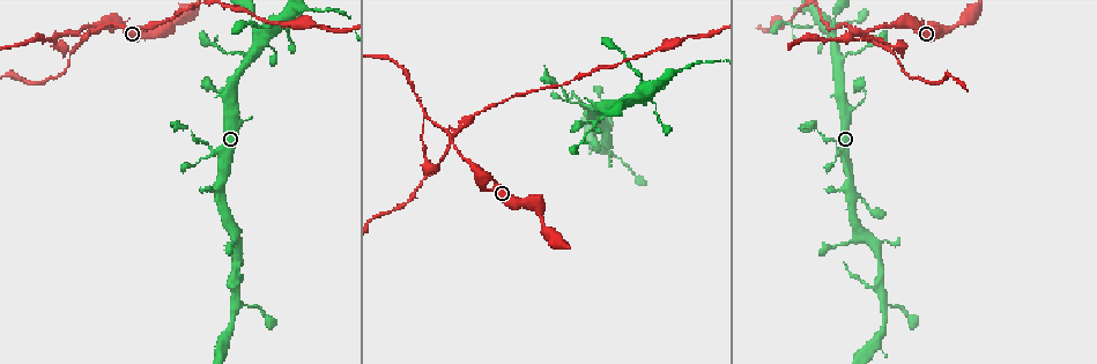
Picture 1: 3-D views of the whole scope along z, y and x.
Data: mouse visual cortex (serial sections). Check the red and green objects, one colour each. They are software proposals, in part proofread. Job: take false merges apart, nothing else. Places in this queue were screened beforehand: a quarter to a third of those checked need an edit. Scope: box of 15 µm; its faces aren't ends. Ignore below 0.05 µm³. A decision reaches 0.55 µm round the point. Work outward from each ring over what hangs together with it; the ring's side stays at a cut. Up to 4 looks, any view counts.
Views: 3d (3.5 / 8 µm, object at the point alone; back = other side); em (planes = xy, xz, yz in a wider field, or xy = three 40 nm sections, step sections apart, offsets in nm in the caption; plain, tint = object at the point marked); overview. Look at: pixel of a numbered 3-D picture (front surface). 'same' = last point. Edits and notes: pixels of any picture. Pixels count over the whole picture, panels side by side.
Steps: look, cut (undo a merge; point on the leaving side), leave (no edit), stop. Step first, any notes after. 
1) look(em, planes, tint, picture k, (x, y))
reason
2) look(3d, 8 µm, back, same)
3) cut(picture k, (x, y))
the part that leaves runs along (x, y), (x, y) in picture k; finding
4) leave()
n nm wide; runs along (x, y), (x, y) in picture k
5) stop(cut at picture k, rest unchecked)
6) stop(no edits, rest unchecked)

look(3d, 8 µm, picture 1, (232, 108))

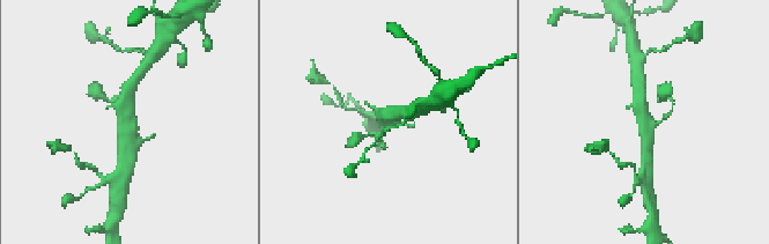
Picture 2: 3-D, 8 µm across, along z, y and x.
look(em, xy, step 3, tint, picture 2, (648, 124))

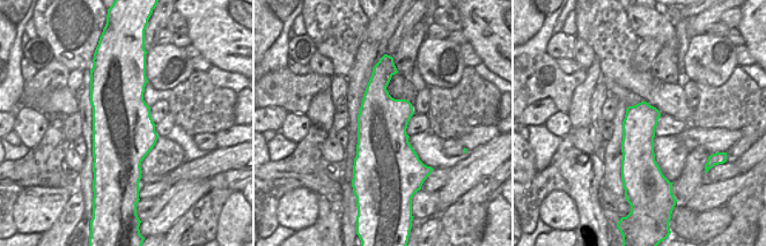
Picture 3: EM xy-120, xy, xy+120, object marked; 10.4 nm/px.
leave()
3 arms; arms of 150, 350, 400 nm; runs along (647, 163), (648, 138), (640, 93) in picture 2; one cell here

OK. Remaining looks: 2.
look(3d, 3.5 µm, picture 1, (840, 59))
abrupt turn

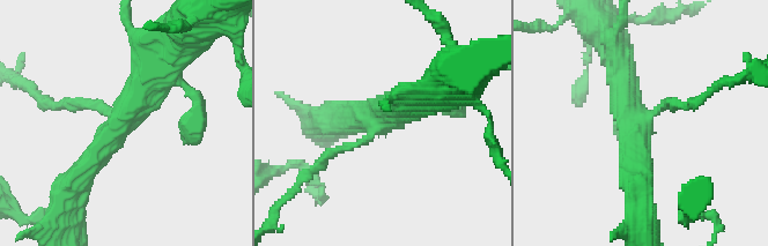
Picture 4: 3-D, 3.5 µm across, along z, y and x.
look(em, xy, step 2, tint, picture 4, (117, 124))
3 arms; arms of 150, 350, 400 nm; shape alone is not enough

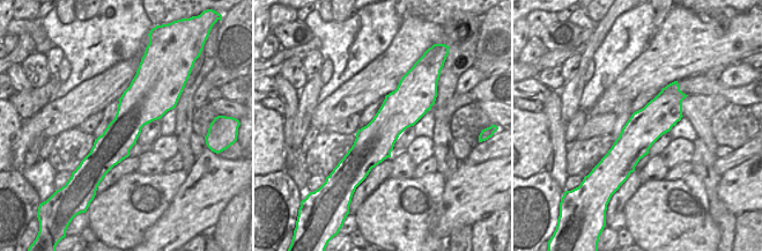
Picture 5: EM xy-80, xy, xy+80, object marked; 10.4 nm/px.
leave()
runs along (71, 188), (160, 64) in picture 4; all the same cell

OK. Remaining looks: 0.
stop(no edits, rest unchecked)

